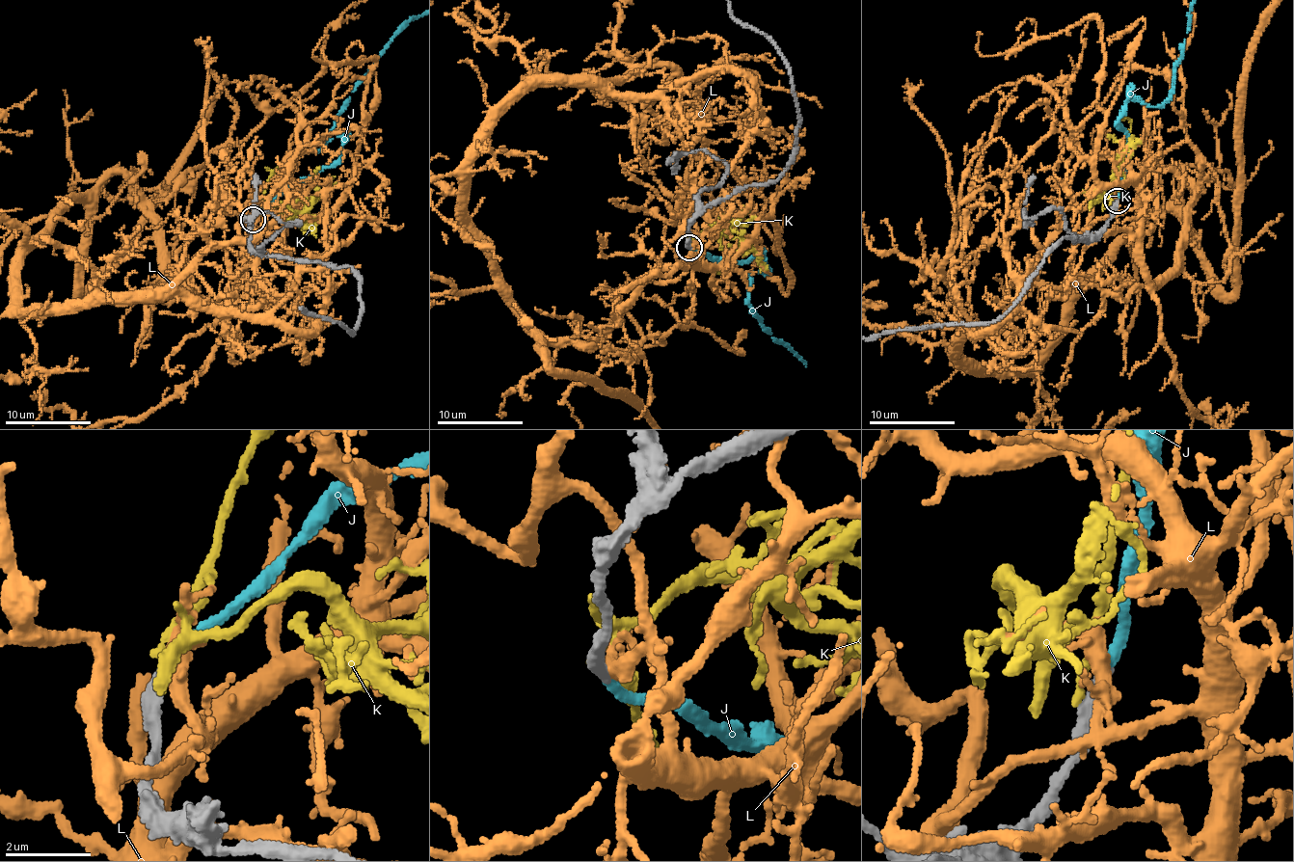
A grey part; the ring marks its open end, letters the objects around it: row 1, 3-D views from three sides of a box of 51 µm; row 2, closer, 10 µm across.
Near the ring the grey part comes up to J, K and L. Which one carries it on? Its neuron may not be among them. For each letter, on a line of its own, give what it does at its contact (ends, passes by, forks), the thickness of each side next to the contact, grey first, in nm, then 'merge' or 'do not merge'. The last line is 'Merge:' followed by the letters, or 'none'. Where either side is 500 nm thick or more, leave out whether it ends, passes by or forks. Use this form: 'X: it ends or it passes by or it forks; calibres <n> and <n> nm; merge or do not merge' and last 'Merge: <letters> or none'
J: it ends; calibres 320 and 200 nm; merge
K: it ends; calibres 480 and 170 nm; do not merge
L: it passes by; calibres 400 and 400 nm; do not merge
Merge: J

